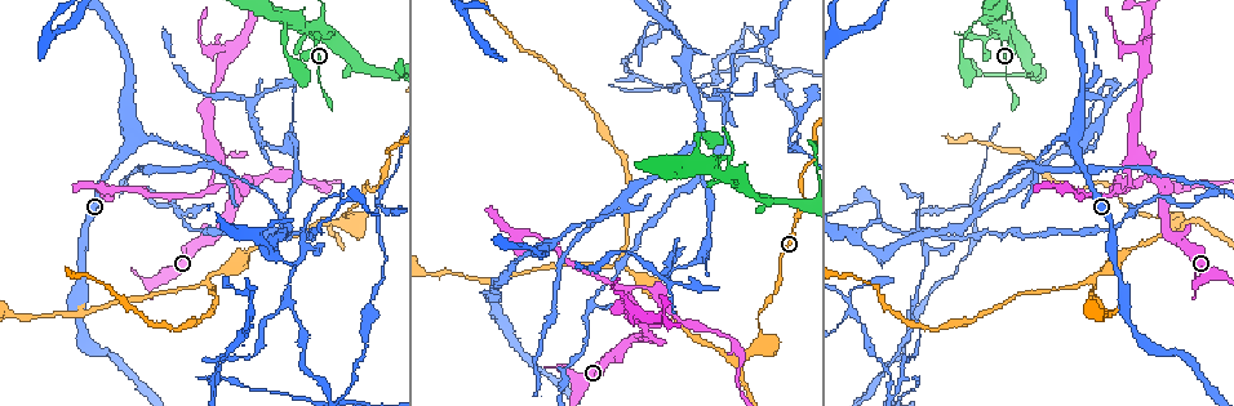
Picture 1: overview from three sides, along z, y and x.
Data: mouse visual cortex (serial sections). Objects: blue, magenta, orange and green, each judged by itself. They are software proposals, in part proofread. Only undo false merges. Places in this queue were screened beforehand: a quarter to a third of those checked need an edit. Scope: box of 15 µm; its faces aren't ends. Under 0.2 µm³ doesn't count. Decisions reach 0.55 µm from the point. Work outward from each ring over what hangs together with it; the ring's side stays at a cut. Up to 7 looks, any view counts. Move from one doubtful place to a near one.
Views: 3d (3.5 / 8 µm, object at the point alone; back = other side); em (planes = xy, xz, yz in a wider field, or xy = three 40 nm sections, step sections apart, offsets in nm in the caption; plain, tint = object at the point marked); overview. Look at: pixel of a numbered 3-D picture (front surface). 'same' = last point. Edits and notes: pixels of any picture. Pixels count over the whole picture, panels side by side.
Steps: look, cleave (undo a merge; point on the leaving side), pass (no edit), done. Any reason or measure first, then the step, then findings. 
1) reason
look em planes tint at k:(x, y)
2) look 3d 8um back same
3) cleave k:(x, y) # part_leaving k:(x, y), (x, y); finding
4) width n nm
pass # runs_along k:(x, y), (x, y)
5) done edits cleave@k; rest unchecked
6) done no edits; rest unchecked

a narrow waist
look 3d 3.5um at 1:(215, 188)

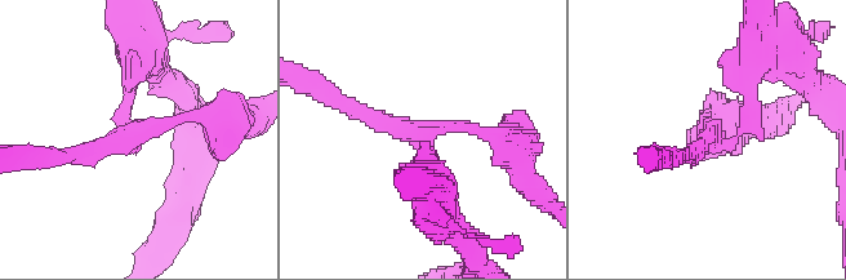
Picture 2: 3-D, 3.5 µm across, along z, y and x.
arms 3; arm_widths 150, 200, 250 nm; now the EM
look em xy step 5 tint at 2:(134, 136)

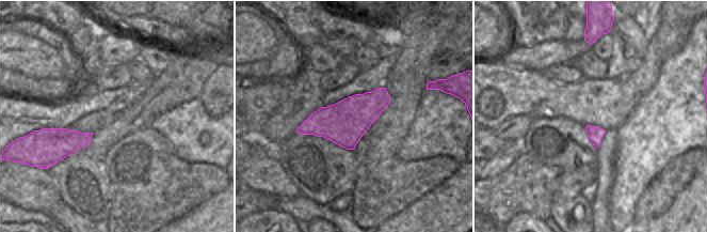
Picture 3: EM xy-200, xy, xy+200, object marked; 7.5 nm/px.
cleave 2:(123, 143) # part_leaving 2:(125, 133), (133, 141), (192, 114), (221, 121); a second cell is stuck on

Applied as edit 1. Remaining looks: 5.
abrupt turn
look 3d 3.5um at 1:(1172, 222)

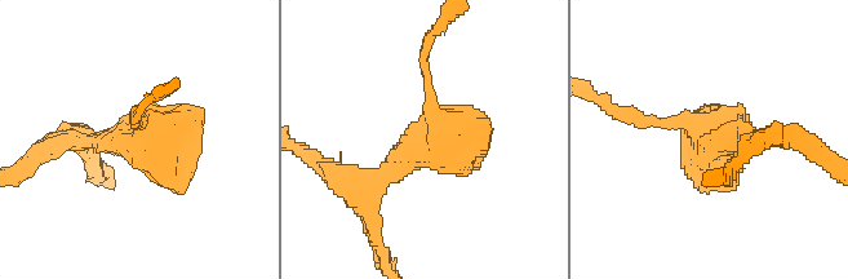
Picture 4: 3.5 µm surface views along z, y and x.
look em xy step 3 tint at 4:(438, 132)

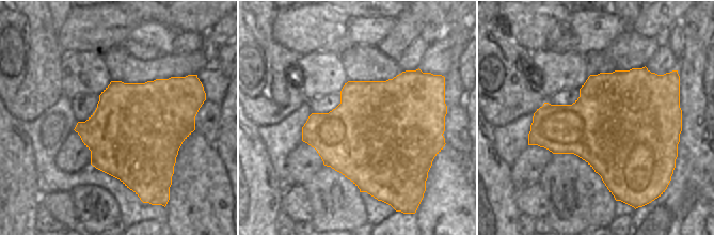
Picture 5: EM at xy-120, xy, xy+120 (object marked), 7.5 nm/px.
pass # runs_along 4:(425, 57), (440, 133), (369, 186); continuous, no second cell

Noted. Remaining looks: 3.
three-way junction
look 3d 3.5um at 1:(206, 278)

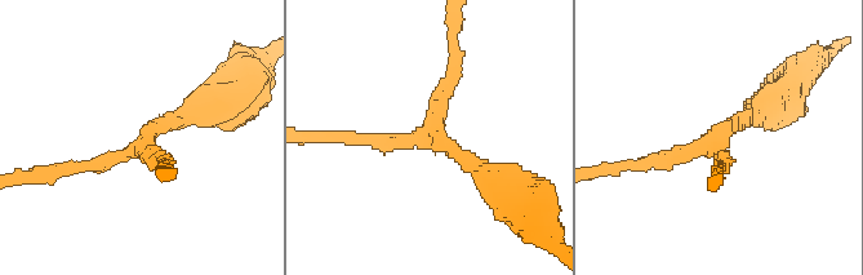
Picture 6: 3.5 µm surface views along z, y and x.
arms 3; arm_widths 200, 200, 200 nm; need the tissue
look em xy step 5 tint at 6:(435, 134)

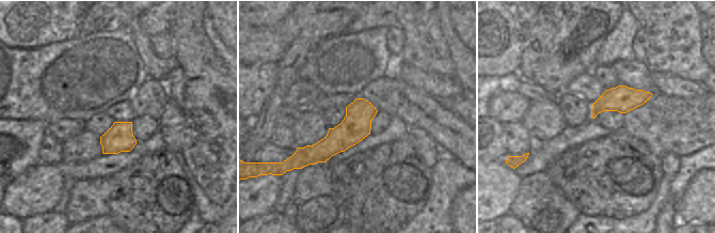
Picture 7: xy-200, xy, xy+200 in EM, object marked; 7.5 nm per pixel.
pass # runs_along 6:(761, 106), (695, 150), (643, 162); one cell here

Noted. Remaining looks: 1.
done edits cleave@2; rest unchecked

